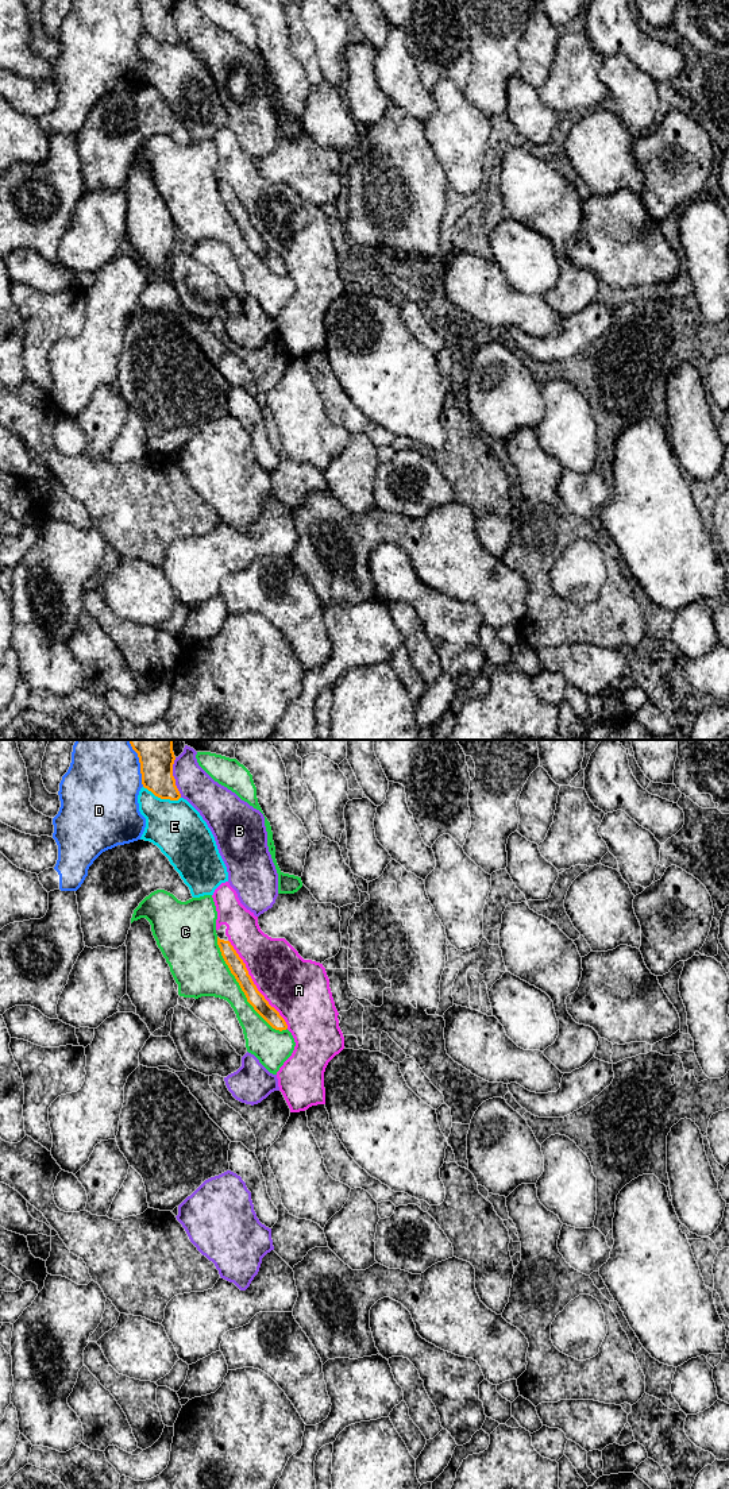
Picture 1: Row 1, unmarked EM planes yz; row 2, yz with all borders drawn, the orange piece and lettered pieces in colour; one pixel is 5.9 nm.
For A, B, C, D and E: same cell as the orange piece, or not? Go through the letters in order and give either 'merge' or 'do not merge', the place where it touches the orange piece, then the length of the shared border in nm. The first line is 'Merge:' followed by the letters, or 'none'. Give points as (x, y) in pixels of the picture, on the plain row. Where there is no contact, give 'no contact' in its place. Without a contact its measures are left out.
Merge: none
A: do not merge; meets orange in yz at (254, 228); contact 650 nm long
B: do not merge; meets orange in yz at (173, 22); contact 240 nm long
C: do not merge; meets orange in yz at (240, 231); contact 700 nm long
D: do not merge; meets orange in yz at (141, 15); contact 190 nm long
E: do not merge; meets orange in yz at (162, 42); contact 240 nm long

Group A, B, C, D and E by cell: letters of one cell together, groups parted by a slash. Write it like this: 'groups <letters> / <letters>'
groups A / B / C / D / E

